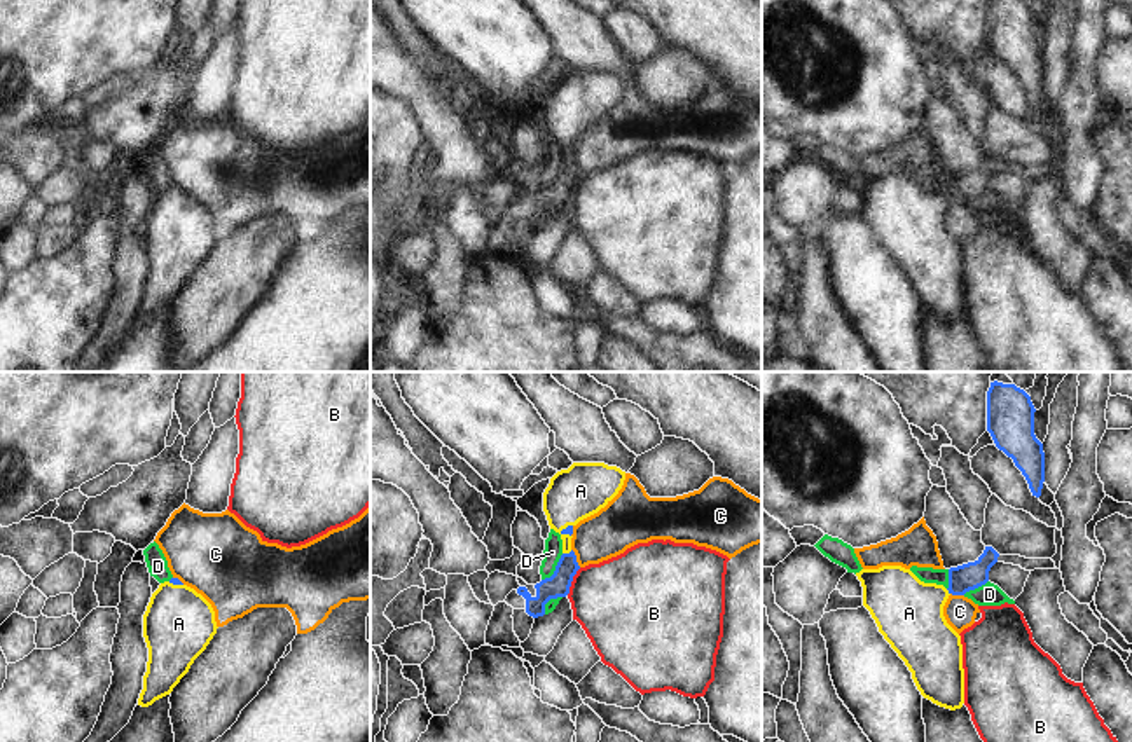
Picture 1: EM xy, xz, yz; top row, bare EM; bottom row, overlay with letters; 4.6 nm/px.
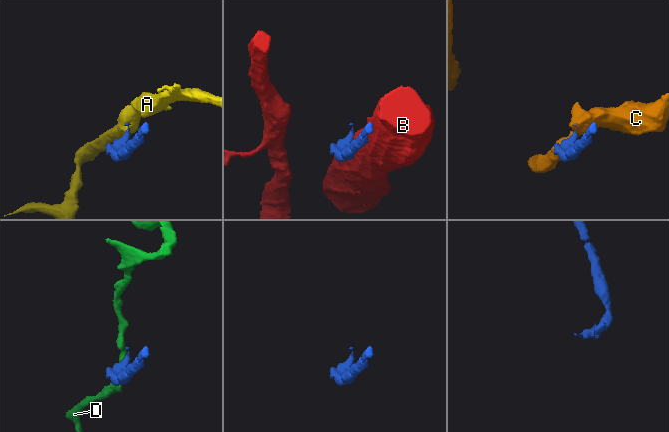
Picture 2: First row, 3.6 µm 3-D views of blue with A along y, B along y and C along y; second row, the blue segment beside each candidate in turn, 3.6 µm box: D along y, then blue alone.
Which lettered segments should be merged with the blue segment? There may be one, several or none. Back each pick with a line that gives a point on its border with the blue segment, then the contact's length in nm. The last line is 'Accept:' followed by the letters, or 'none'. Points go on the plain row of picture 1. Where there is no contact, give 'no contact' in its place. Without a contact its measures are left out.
A: meets blue in xz at (566, 163); contact 50 nm long
Accept: A

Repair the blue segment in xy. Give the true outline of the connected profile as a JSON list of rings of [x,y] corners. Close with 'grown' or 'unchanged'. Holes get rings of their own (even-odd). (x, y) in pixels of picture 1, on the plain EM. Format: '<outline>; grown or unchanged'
[[[178,187],[161,192],[143,223],[148,271],[138,314],[169,304],[217,237],[215,220],[201,203]]]; grown

